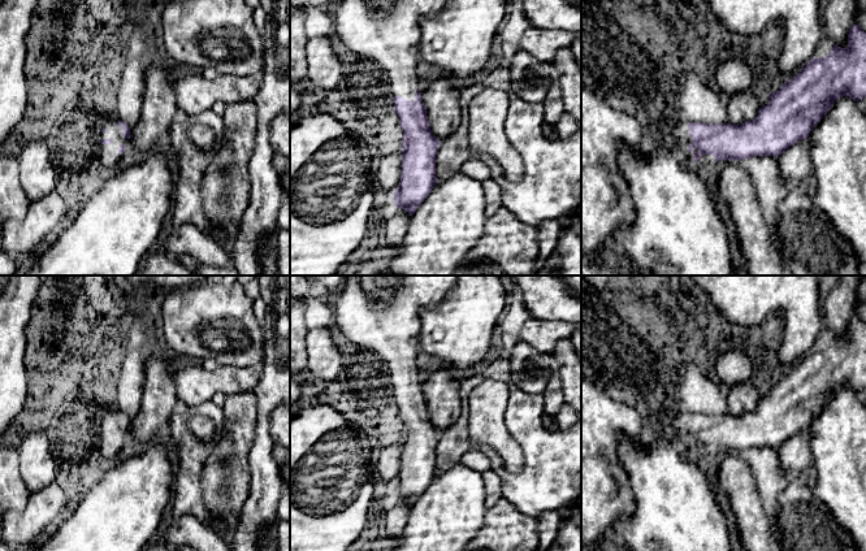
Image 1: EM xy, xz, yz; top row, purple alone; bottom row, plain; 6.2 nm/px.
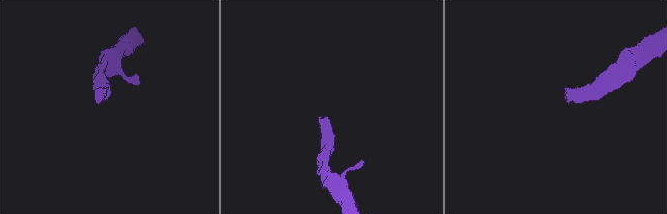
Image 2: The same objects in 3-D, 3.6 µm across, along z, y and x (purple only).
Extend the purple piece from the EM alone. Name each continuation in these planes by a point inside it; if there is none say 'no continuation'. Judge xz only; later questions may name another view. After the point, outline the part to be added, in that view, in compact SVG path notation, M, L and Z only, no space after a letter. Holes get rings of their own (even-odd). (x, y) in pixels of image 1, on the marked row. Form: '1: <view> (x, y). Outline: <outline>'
1: xz (386, 34). Outline: M338 0L335 35L365 61L384 70L394 96L415 100L419 90L420 22L449 0Z

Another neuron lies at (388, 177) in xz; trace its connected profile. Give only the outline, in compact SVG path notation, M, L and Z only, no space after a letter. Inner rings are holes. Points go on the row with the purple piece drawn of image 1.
M402 147L381 159L378 170L373 174L374 183L382 190L394 195L398 188L402 174Z

